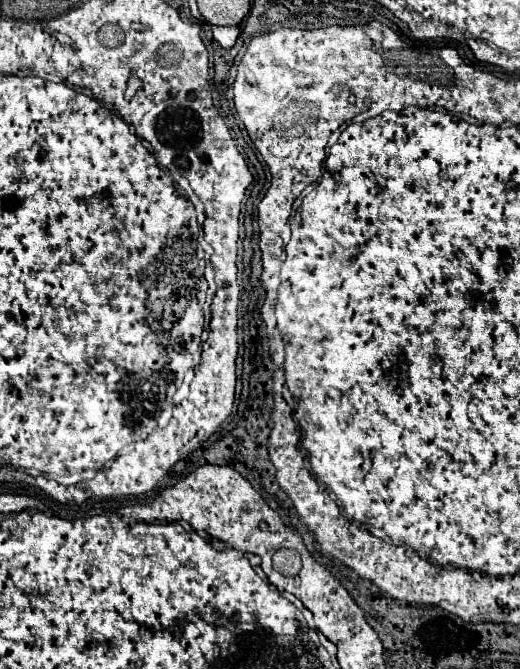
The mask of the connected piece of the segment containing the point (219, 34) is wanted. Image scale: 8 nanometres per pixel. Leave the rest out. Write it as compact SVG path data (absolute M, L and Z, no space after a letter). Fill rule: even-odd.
M212 27L212 33L224 49L230 49L240 35L240 27Z

